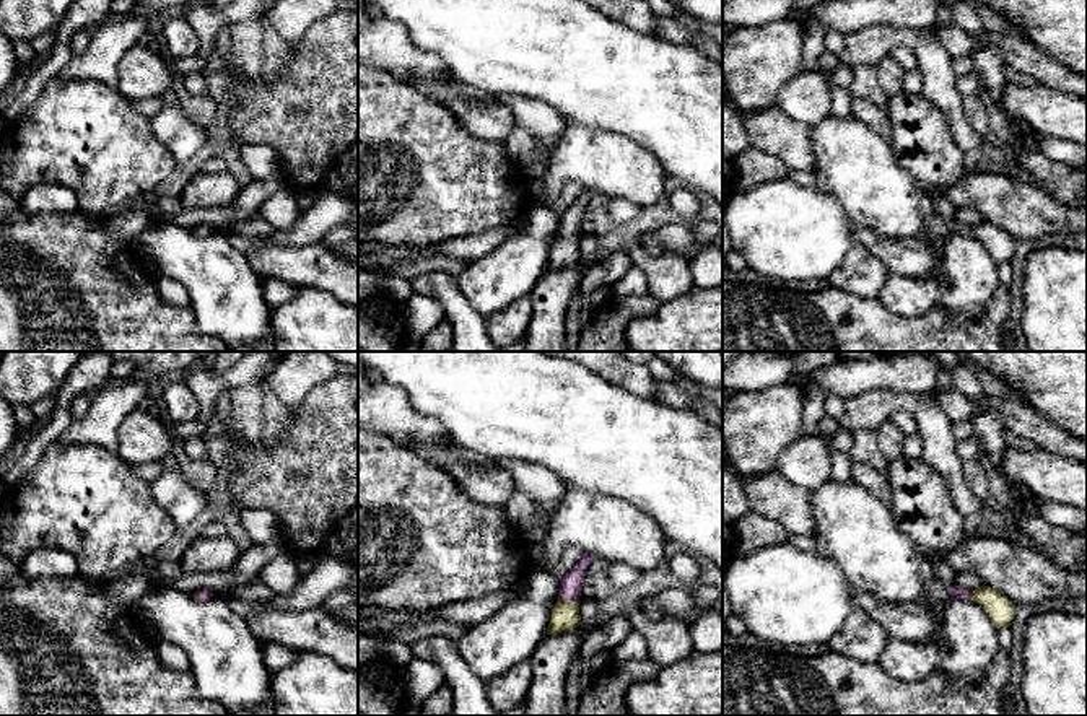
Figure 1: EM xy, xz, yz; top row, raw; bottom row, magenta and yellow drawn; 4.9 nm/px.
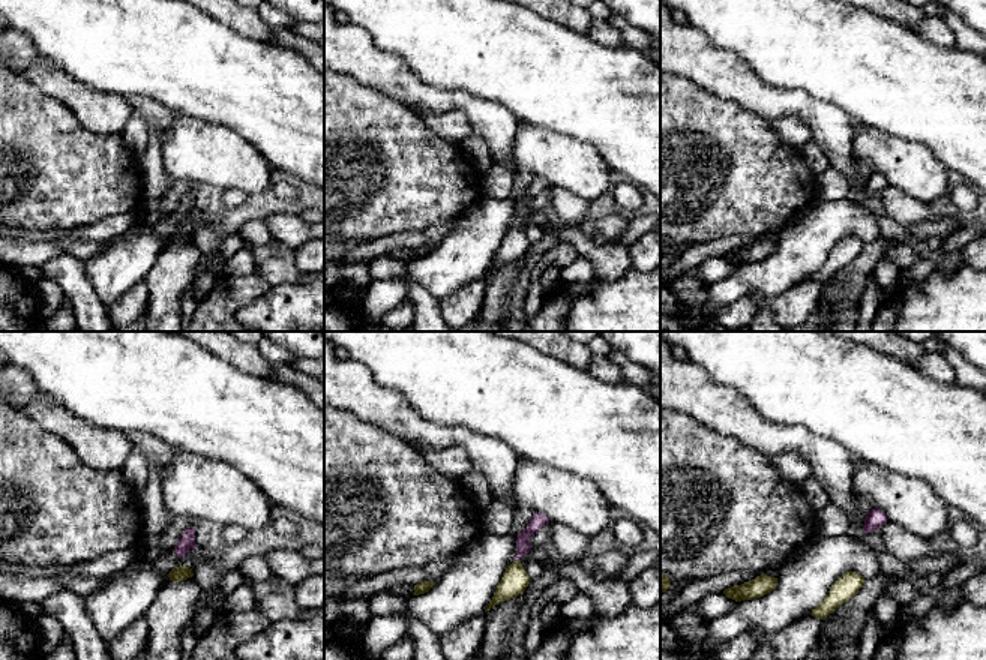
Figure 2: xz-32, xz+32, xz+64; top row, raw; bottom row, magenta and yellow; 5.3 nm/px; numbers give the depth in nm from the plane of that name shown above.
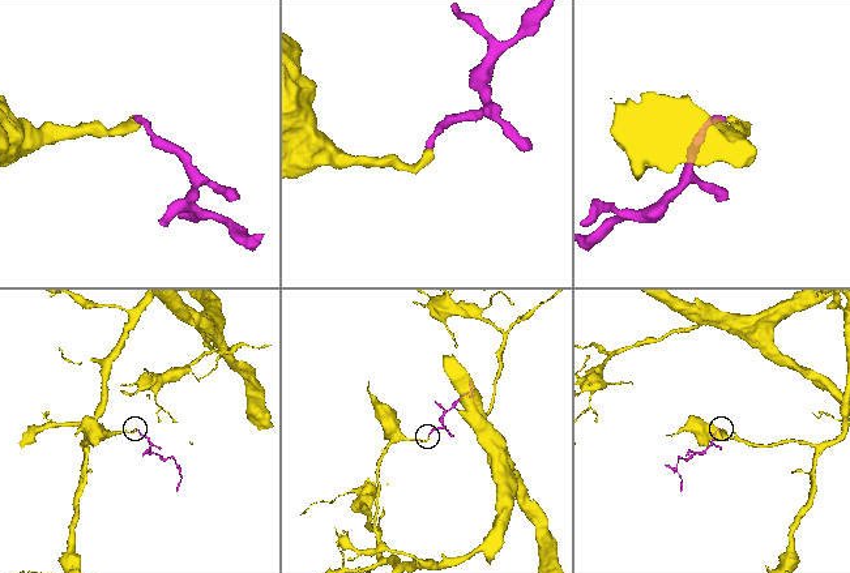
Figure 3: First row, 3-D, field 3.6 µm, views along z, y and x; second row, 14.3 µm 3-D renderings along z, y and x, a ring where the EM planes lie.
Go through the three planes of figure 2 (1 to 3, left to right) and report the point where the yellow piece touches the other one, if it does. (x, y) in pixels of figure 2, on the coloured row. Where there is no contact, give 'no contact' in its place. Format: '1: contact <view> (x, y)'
1: no contact
2: no contact
3: no contact

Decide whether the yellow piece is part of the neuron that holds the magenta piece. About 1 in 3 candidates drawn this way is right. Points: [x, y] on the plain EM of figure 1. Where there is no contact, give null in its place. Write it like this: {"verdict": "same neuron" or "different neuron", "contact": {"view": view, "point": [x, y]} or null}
{"verdict": "same neuron", "contact": {"view": "xz", "point": [568, 235]}}

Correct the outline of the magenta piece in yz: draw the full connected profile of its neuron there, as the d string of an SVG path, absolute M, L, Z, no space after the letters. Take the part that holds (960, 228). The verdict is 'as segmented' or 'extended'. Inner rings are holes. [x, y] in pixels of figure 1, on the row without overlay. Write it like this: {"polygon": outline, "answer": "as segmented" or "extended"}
{"polygon": "M957 220L950 226L950 233L971 234L981 241L989 251L991 257L999 262L1009 262L1014 254L1014 239L999 226L991 221L980 221L976 226L958 223Z", "answer": "extended"}

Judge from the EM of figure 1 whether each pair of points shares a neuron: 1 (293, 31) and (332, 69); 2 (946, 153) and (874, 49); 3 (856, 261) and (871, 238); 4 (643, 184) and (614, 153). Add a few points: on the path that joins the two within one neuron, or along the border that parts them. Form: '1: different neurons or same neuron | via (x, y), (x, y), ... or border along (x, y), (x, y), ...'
1: different neurons | border along (327, 17), (316, 21), (292, 49)
2: different neurons | border along (921, 93), (949, 119)
3: different neurons | border along (855, 246), (864, 246), (890, 272)
4: same neuron | via (635, 176), (620, 161)

